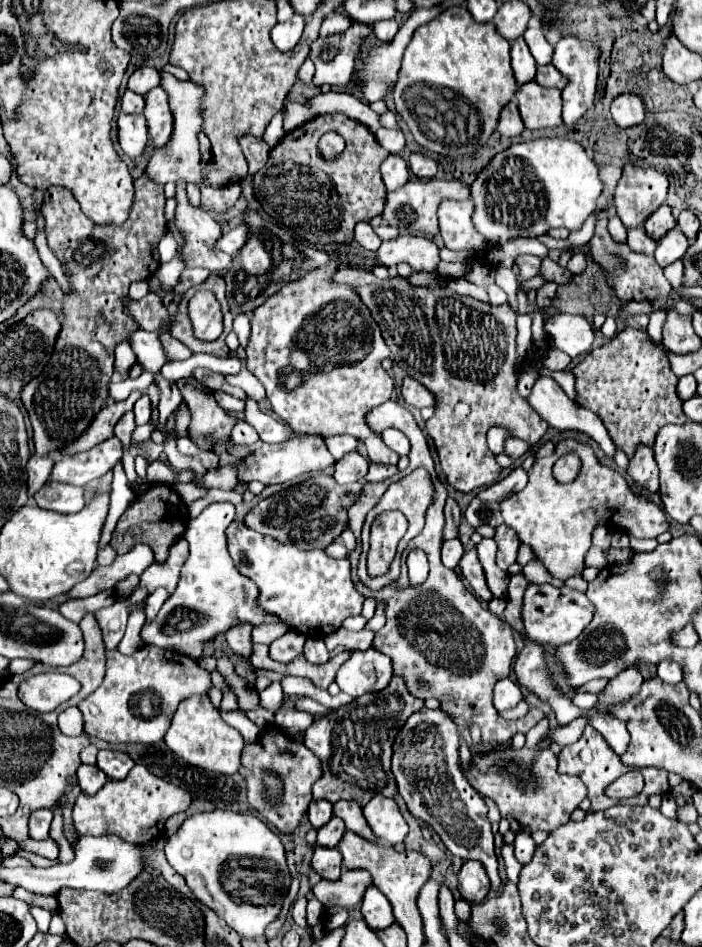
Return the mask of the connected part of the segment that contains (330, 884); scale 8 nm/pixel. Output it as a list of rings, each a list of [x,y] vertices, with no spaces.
[[[343,870],[339,880],[319,880],[313,886],[313,894],[323,906],[337,904],[341,908],[353,908],[363,900],[371,884],[373,878],[367,870]]]

